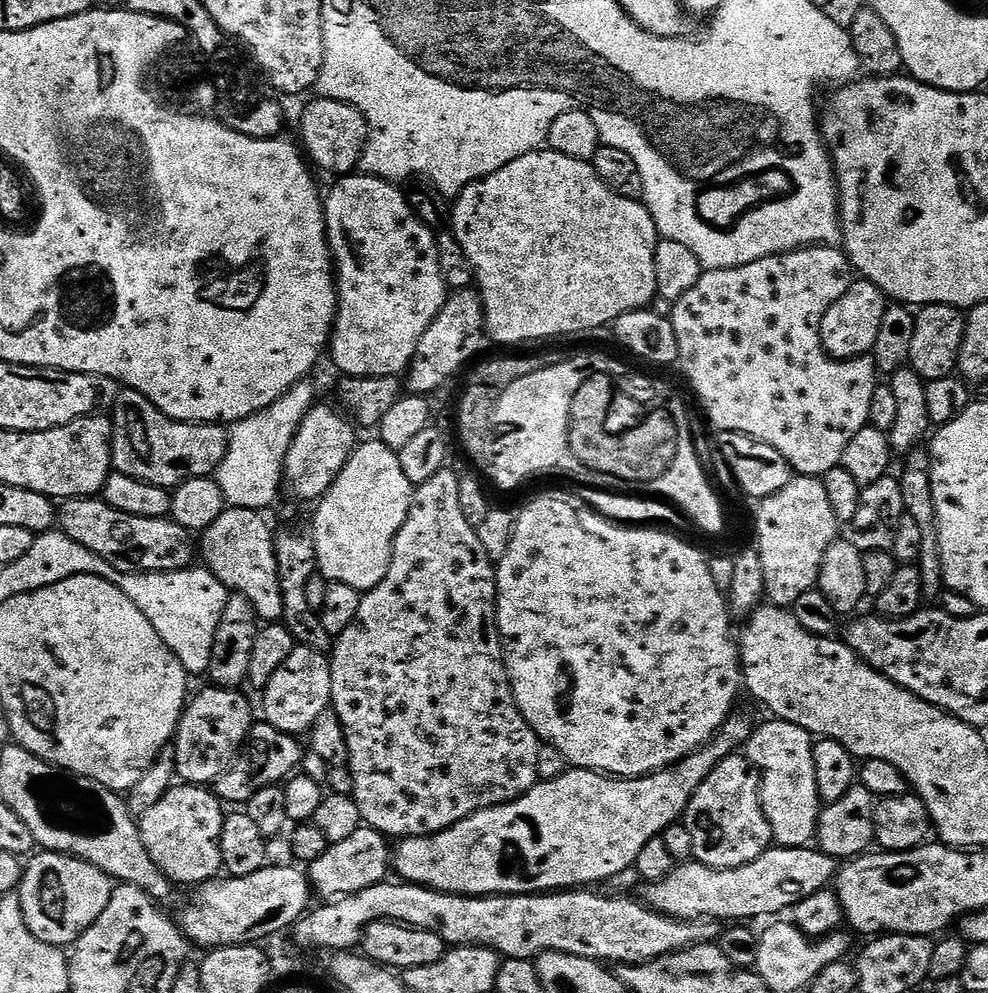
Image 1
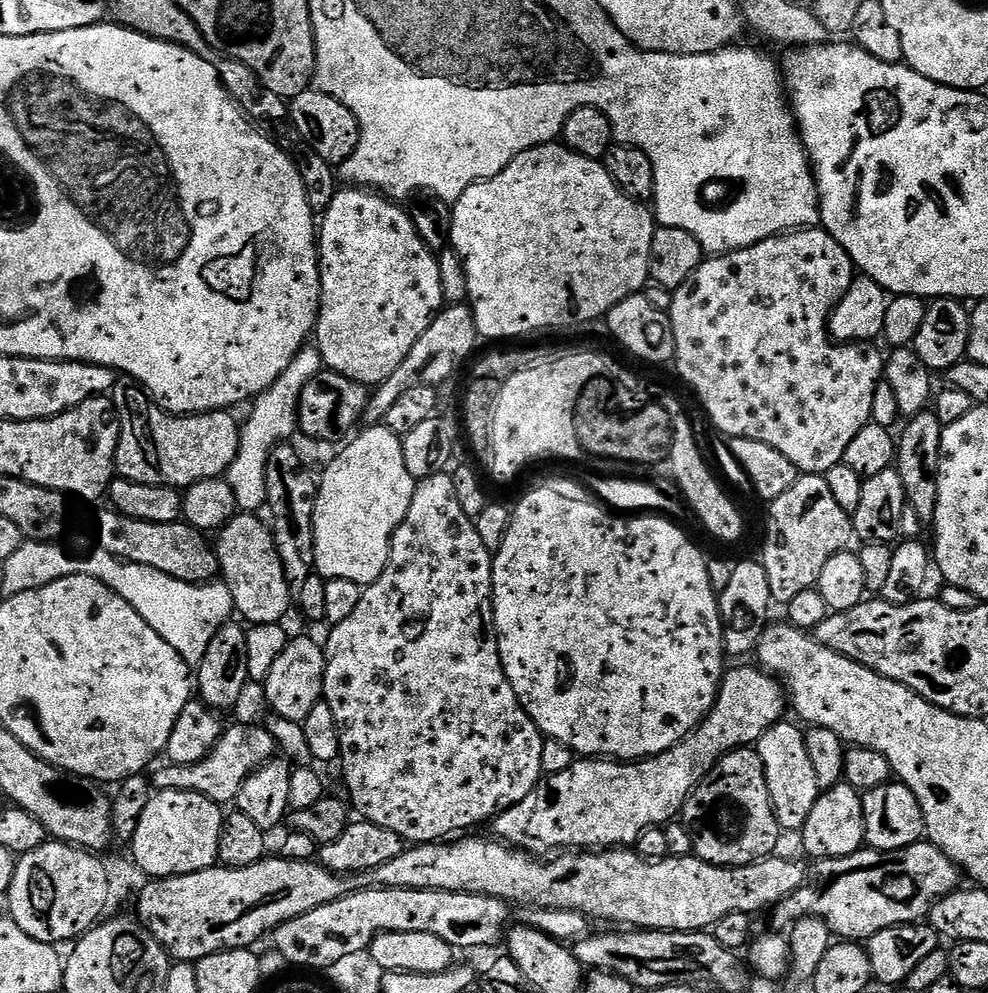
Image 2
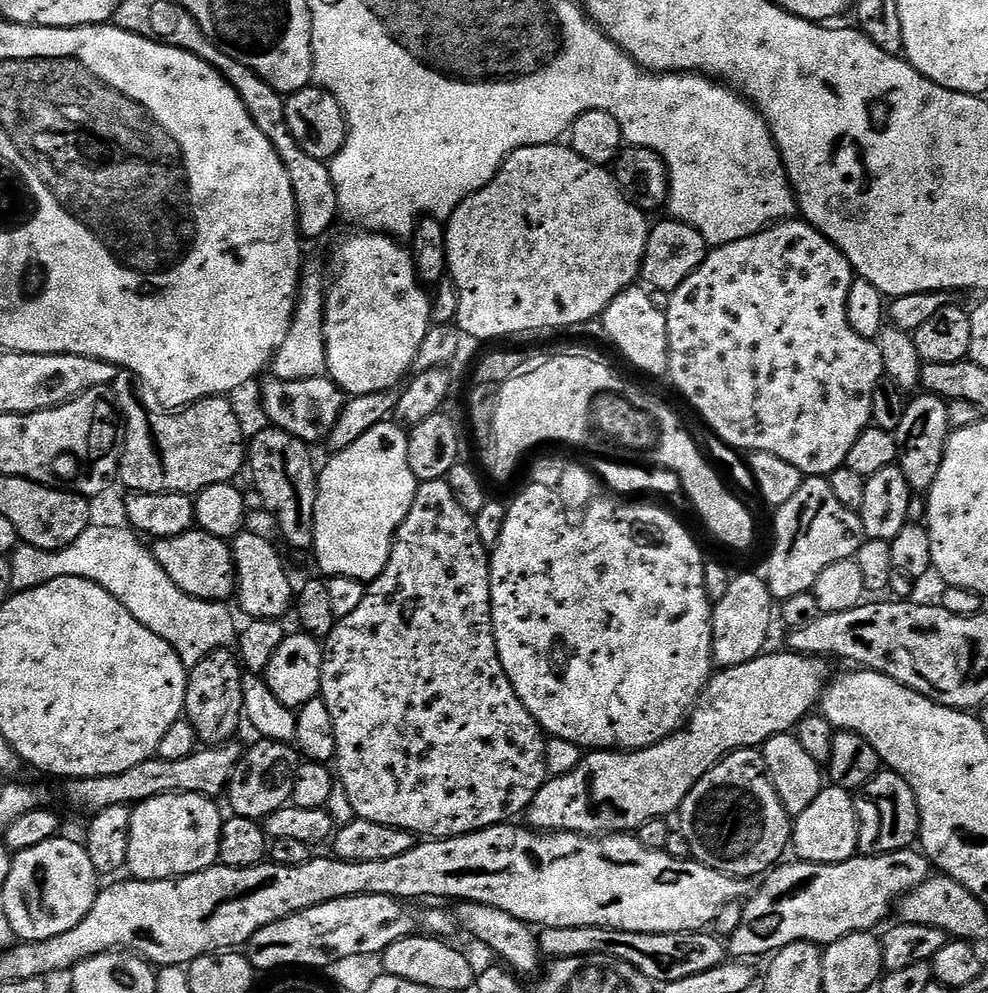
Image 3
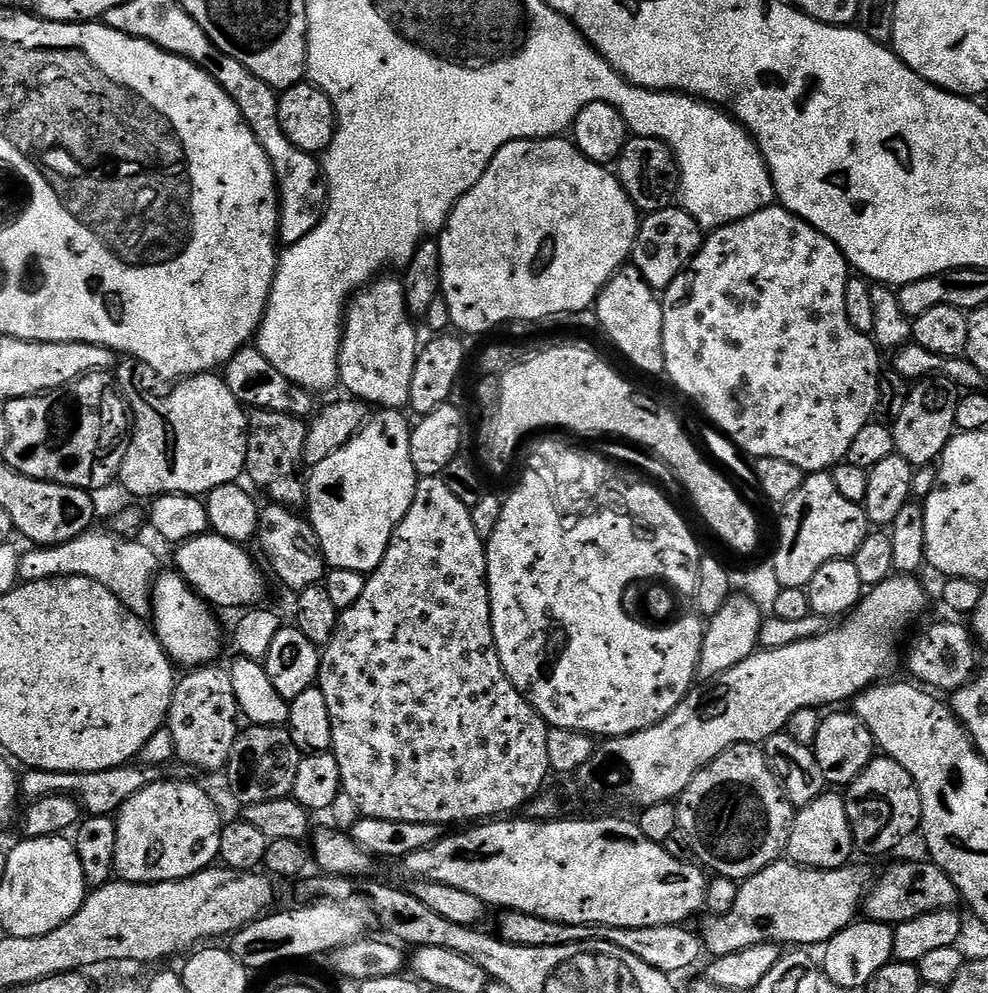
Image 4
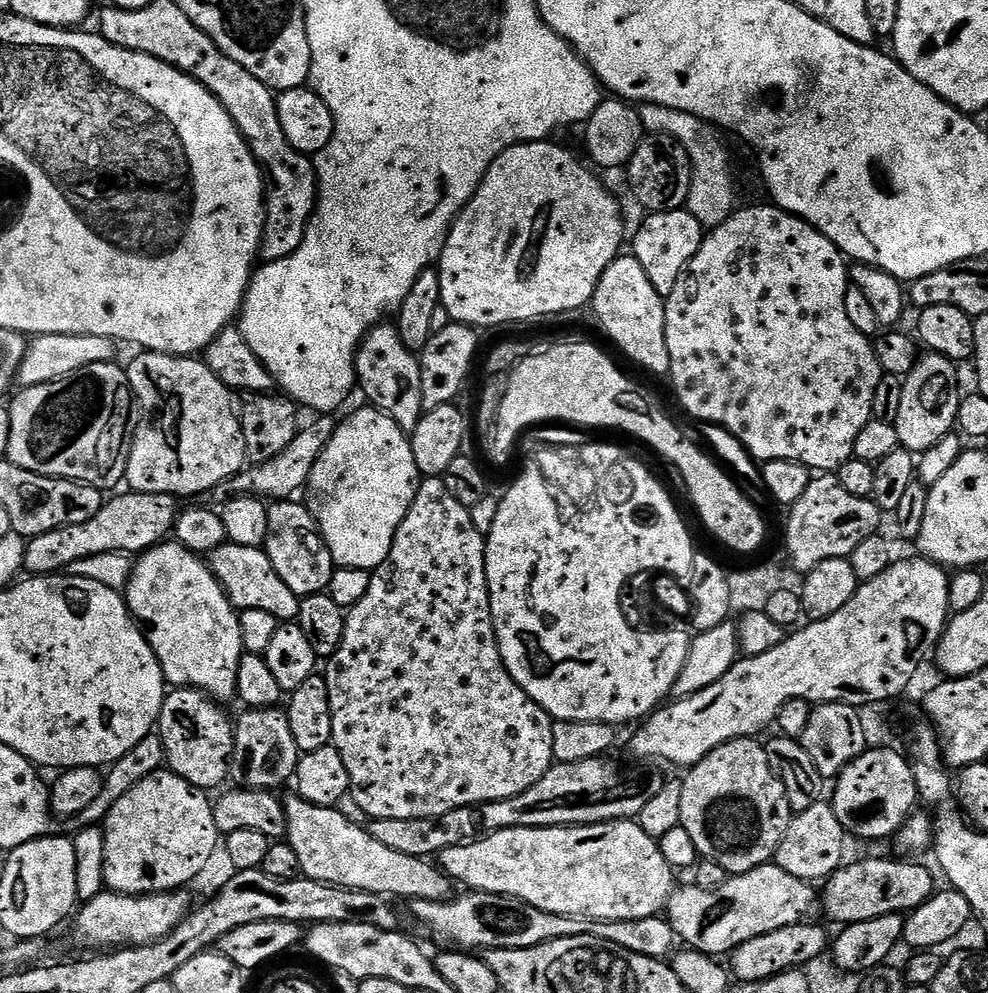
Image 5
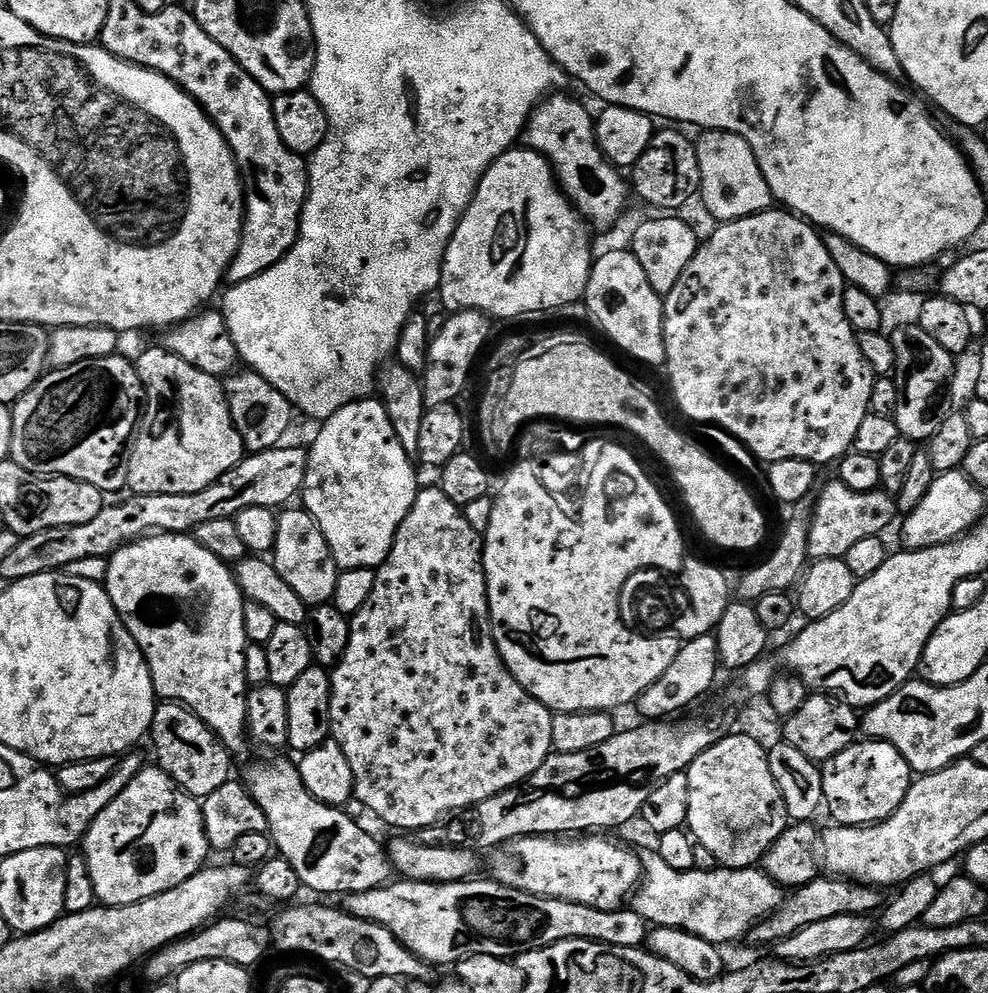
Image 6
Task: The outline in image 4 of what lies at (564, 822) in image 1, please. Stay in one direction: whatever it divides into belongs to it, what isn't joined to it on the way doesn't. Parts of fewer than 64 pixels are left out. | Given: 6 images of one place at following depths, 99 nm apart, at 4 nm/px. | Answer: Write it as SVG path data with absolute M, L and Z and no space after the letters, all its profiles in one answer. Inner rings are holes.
M893 574L888 577L886 582L882 582L877 588L871 589L865 595L864 599L856 605L854 611L843 621L841 628L829 627L827 630L820 633L819 636L803 640L802 642L794 642L794 646L782 646L778 650L770 650L765 648L757 650L750 658L746 658L742 662L738 662L738 666L734 666L730 670L726 670L726 674L715 676L714 679L701 683L699 686L693 687L688 696L681 702L681 704L673 710L670 714L666 714L666 718L662 718L662 722L658 722L654 726L650 726L641 732L635 732L629 736L618 736L615 738L608 738L597 747L596 752L590 758L590 762L586 762L586 766L582 766L578 773L580 779L580 788L592 800L605 800L608 804L624 804L628 803L630 807L635 810L643 810L654 806L655 804L666 804L675 801L686 790L686 786L690 786L690 782L694 778L694 774L698 774L708 763L714 758L718 758L726 750L730 750L736 744L755 744L757 746L763 745L765 740L768 740L774 734L785 731L787 729L790 718L794 714L798 714L798 710L803 708L819 708L823 709L824 704L832 704L828 706L840 706L843 700L848 702L855 701L860 693L865 692L867 688L873 687L881 682L887 681L896 672L896 667L901 667L902 652L896 649L896 636L900 636L908 628L908 623L911 620L916 620L924 612L924 607L928 604L928 592L922 585L916 581L917 577L912 574Z

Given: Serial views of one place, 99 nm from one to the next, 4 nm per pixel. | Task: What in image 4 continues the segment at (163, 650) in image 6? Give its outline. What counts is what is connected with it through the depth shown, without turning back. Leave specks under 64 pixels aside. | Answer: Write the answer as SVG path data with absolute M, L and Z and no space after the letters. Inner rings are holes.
M161 571L152 585L151 623L154 625L156 637L164 647L173 665L185 664L191 670L208 666L220 652L220 624L216 621L217 613L203 600L196 591L180 576L179 572Z

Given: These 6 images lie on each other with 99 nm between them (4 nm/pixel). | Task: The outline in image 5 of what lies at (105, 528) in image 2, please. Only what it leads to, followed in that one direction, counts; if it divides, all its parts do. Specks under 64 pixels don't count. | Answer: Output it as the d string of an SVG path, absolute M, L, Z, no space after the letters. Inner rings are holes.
M231 542L210 554L210 567L214 578L240 612L262 610L274 614L282 622L295 622L298 618L301 599L282 580L263 547L247 548Z

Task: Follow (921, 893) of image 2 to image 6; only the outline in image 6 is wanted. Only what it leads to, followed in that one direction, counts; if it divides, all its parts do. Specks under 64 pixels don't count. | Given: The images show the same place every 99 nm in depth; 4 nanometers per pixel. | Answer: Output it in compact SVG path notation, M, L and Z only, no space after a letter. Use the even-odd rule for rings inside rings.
M649 850L642 856L642 879L630 900L630 907L649 925L686 930L717 946L725 946L751 933L753 924L775 912L784 901L785 889L759 867L725 868L709 872L679 872L662 862L660 853Z

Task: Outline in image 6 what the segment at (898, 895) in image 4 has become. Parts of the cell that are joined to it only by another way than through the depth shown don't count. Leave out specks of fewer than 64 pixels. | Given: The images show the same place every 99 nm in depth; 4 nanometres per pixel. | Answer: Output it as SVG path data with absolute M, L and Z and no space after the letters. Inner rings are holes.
M820 874L806 886L785 895L784 901L775 912L753 924L750 939L756 944L774 946L782 938L790 938L790 934L798 934L798 930L806 930L806 926L811 926L813 922L823 922L825 918L838 918L838 914L868 916L881 907L880 896L881 889L873 888L870 884L858 884L854 880L842 880L828 874Z

